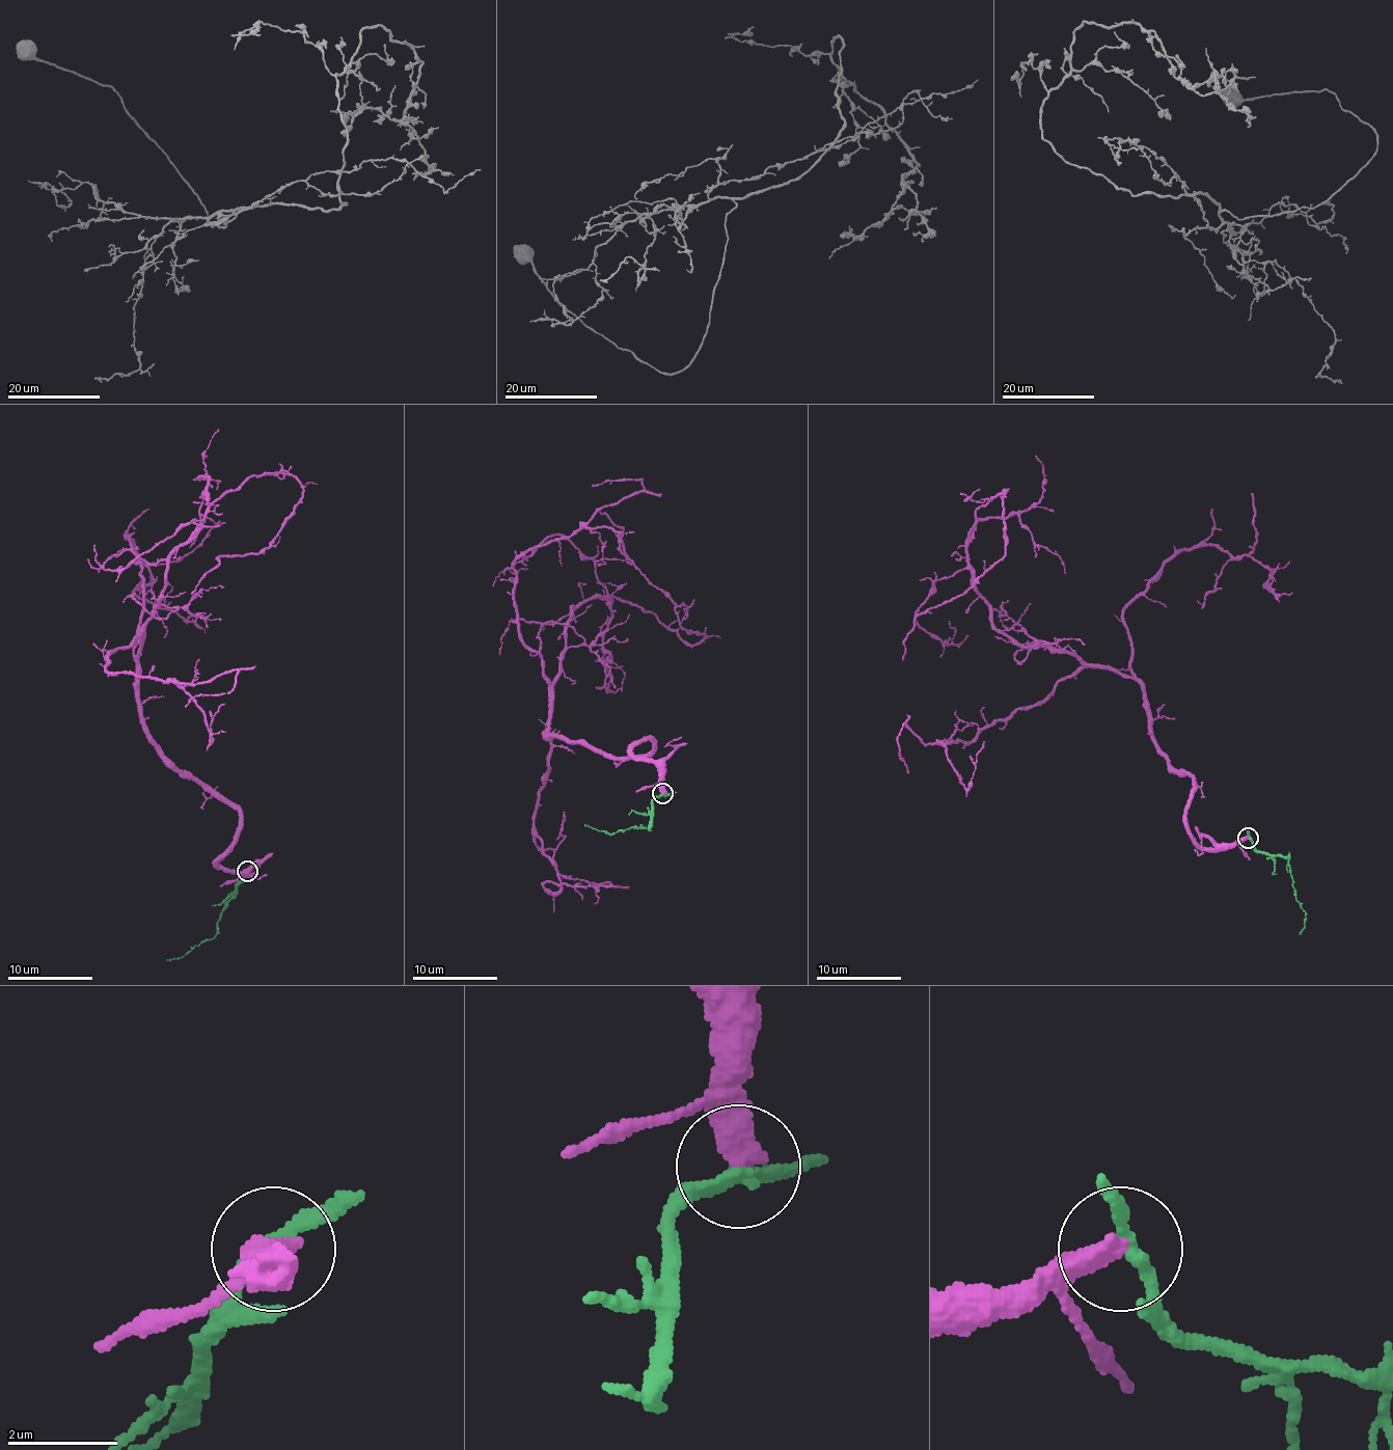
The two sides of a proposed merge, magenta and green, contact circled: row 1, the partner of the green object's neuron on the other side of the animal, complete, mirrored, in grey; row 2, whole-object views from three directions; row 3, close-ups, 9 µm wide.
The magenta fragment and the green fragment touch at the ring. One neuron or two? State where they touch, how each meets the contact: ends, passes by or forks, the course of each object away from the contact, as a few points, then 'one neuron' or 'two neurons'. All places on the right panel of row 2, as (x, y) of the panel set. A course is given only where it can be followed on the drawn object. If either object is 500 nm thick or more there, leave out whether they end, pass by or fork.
(1248, 838) | magenta ends | green passes by | magenta via (1247, 837), (1200, 846), (1135, 679), (995, 627), (967, 535), (1007, 490), (1004, 554), (903, 660) | green via (1247, 837), (1257, 850), (1281, 854), (1289, 865), (1298, 901), (1306, 914), (1305, 925), (1299, 935) | two neurons

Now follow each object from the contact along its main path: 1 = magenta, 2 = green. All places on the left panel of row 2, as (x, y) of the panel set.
1: (247, 870), (217, 862), (234, 808), (147, 730), (137, 657), (209, 508), (291, 474), (278, 535), (191, 594)
2: (247, 870), (237, 883), (213, 938), (183, 956), (166, 961)

